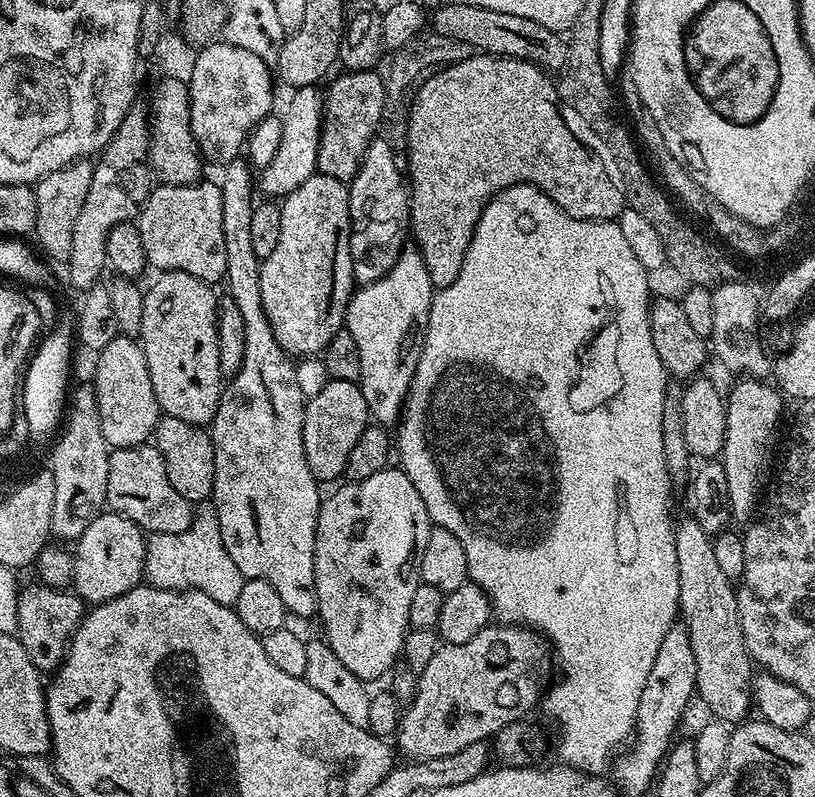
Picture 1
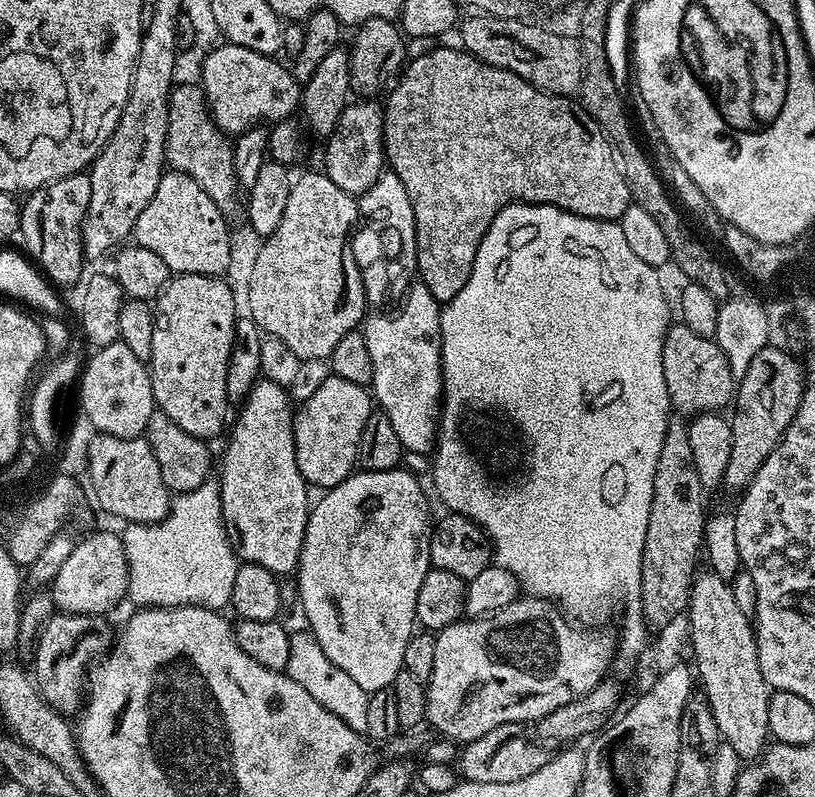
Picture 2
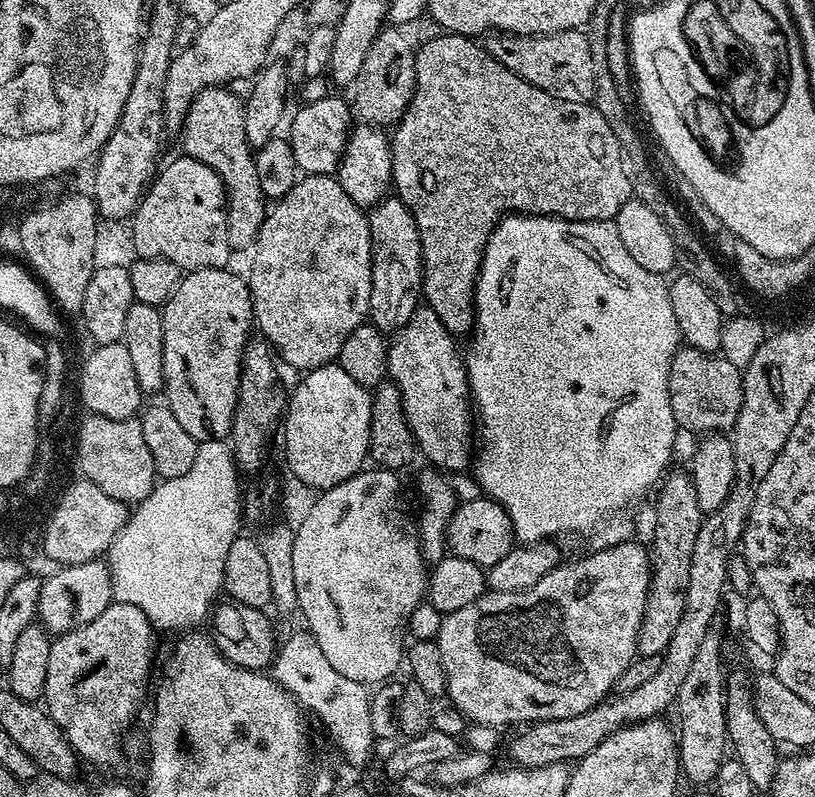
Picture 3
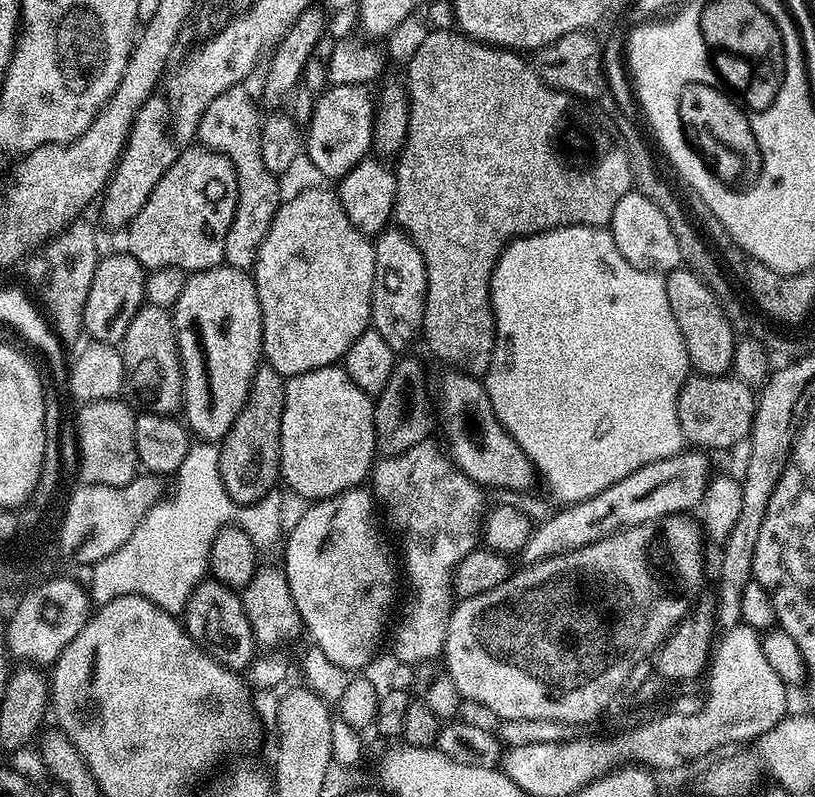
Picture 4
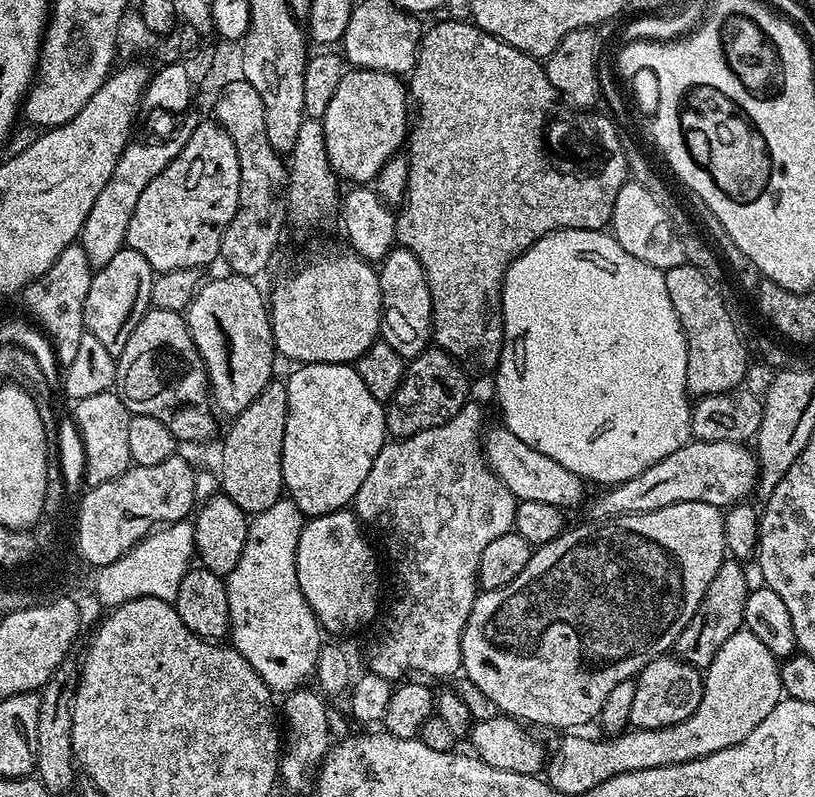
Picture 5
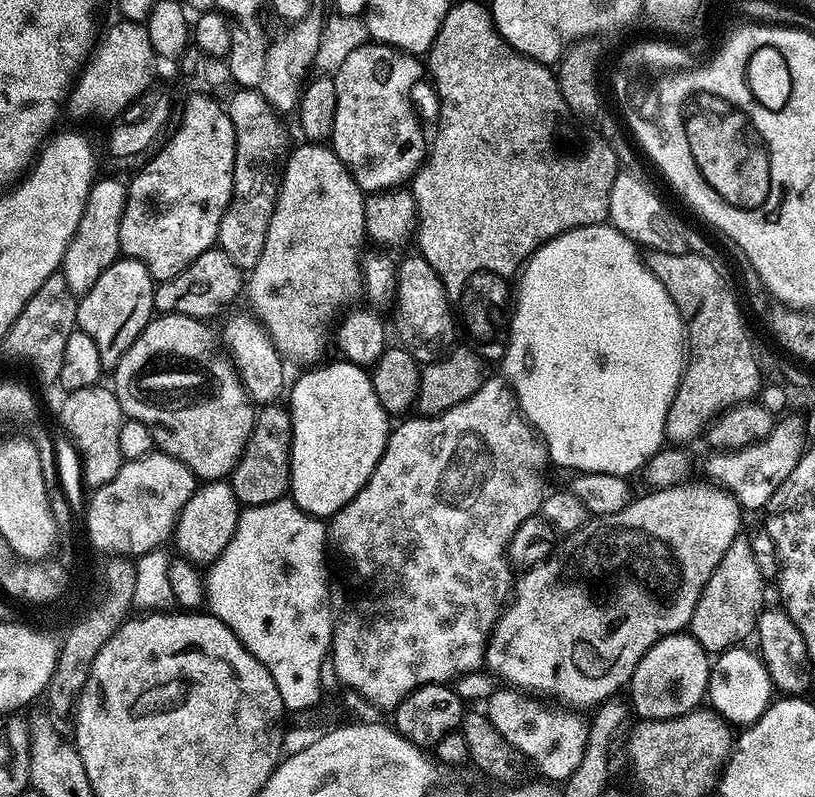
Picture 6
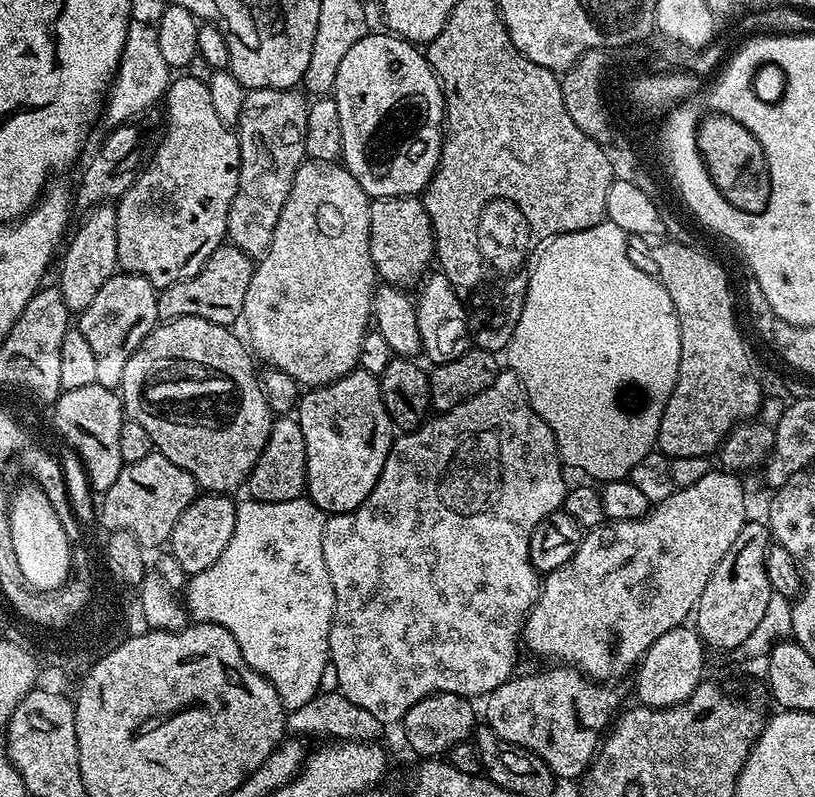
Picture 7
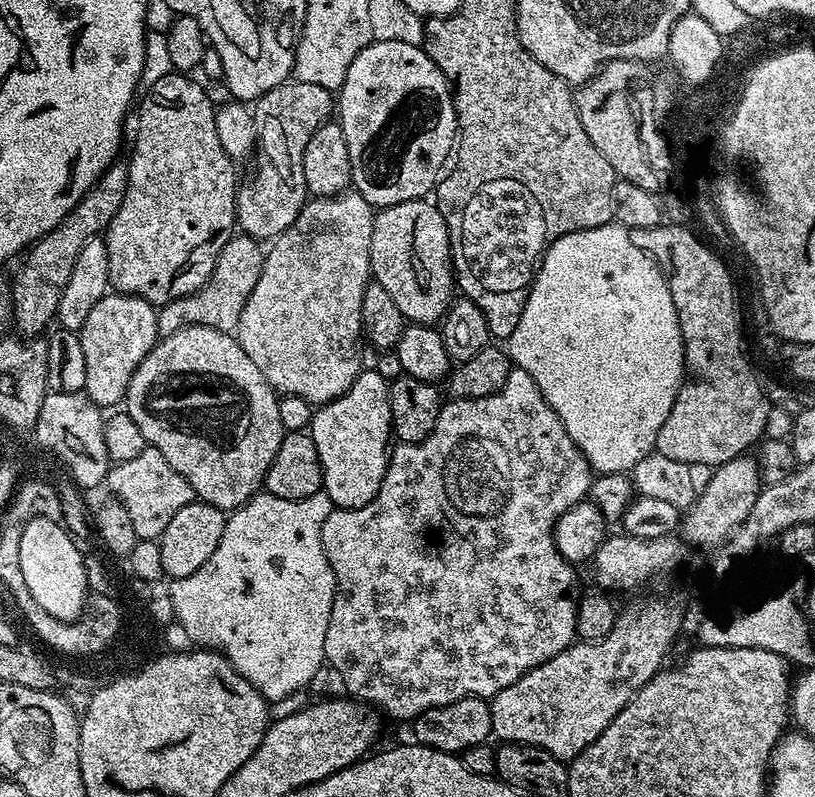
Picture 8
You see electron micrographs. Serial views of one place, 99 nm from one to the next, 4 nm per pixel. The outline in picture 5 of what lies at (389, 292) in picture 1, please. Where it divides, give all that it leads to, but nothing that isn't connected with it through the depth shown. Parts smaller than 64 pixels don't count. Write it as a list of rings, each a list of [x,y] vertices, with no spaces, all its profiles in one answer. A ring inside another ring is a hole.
[[[497,426],[489,432],[487,429],[482,436],[482,447],[484,459],[487,460],[492,473],[508,487],[517,501],[546,502],[561,510],[576,508],[580,503],[585,503],[586,484],[578,474],[566,470],[566,466],[558,466],[554,458],[542,454],[538,449],[526,446],[526,442],[522,442],[522,438],[518,438],[518,434],[514,434],[509,428]]]

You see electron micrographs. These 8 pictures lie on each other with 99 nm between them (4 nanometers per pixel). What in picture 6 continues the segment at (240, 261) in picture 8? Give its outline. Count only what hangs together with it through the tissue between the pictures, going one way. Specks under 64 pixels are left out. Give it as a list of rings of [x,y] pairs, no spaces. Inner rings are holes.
[[[219,246],[207,248],[182,274],[178,274],[169,280],[161,280],[155,285],[152,293],[152,306],[157,313],[177,312],[183,316],[195,316],[197,318],[209,318],[215,312],[221,310],[235,298],[241,295],[246,280],[242,275],[242,269],[234,266],[230,258]]]

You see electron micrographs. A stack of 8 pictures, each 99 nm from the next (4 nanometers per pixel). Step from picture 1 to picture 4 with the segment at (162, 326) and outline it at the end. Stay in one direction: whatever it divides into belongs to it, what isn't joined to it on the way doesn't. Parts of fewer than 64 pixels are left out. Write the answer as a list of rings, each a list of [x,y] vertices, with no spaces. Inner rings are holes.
[[[227,266],[191,273],[171,314],[184,375],[183,419],[201,441],[223,441],[262,363],[264,335],[256,281],[245,269]]]

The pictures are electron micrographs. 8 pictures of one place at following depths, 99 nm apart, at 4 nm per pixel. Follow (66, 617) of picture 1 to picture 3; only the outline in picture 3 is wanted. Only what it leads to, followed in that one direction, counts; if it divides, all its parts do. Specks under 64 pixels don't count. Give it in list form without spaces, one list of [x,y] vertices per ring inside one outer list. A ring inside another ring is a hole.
[[[113,602],[106,610],[102,610],[102,614],[98,614],[98,618],[59,633],[52,640],[42,700],[48,715],[63,730],[81,761],[88,763],[89,760],[100,768],[112,768],[119,762],[120,735],[135,718],[144,700],[144,691],[148,688],[152,655],[156,652],[156,635],[157,629],[150,618],[138,610],[138,606]]]

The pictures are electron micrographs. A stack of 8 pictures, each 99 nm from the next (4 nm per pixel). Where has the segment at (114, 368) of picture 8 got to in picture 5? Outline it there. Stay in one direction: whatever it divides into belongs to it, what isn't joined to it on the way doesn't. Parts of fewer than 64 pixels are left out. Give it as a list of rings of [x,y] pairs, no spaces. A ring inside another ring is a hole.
[[[127,246],[118,250],[118,254],[114,254],[106,266],[93,271],[90,291],[86,294],[84,326],[87,335],[98,338],[98,342],[102,342],[112,356],[119,358],[123,354],[130,334],[134,334],[134,326],[138,326],[138,322],[142,322],[148,313],[153,279],[150,262],[146,262],[138,250]]]

